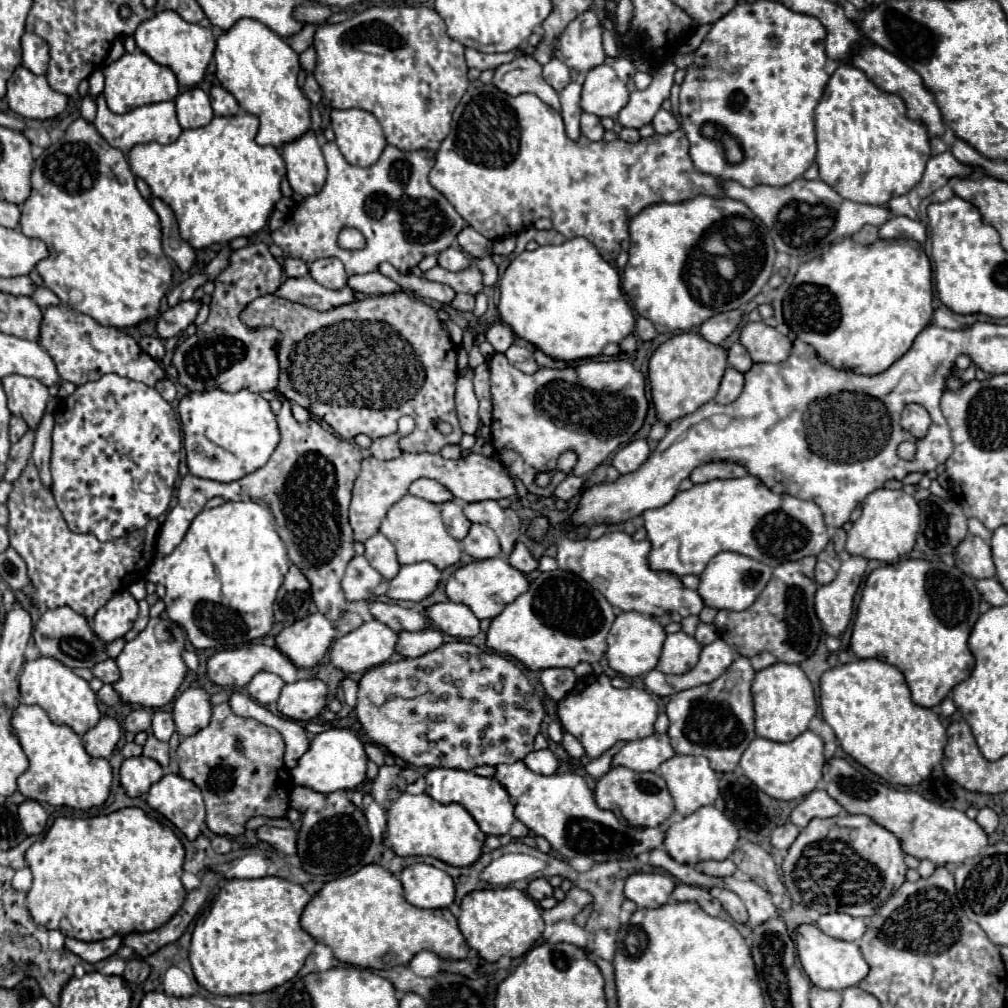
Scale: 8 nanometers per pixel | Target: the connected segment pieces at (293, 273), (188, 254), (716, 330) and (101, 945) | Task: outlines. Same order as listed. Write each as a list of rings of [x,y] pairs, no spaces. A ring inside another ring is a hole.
[[[287,257],[283,269],[285,269],[287,277],[305,277],[305,275],[309,275],[307,263],[301,261],[301,259],[295,259],[295,257]]]
[[[151,197],[151,207],[161,219],[161,231],[163,231],[163,251],[169,259],[173,259],[181,271],[189,271],[191,265],[195,263],[195,249],[187,247],[183,239],[179,237],[179,227],[173,209],[163,203],[159,197]]]
[[[733,309],[733,311],[725,311],[725,313],[717,313],[713,315],[711,319],[707,319],[703,325],[701,325],[701,335],[719,345],[723,343],[741,323],[741,317],[743,317],[743,311],[741,309]]]
[[[115,935],[115,937],[103,939],[103,941],[95,941],[95,943],[77,941],[77,939],[65,941],[65,947],[87,963],[97,963],[97,961],[103,961],[103,959],[115,955],[121,949],[121,945],[123,945],[123,935]]]

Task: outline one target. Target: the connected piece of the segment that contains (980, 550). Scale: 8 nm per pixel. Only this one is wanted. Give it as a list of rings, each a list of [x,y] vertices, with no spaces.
[[[967,535],[967,539],[959,545],[957,551],[957,567],[973,579],[995,577],[991,545],[975,535]]]

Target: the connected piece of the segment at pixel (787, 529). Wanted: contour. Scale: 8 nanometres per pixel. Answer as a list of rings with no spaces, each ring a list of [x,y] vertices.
[[[753,475],[693,485],[689,491],[679,491],[665,507],[645,511],[643,519],[653,545],[649,567],[671,571],[679,577],[687,573],[701,575],[707,563],[721,551],[743,553],[769,567],[777,567],[807,555],[819,555],[829,543],[827,525],[813,501],[775,495]]]

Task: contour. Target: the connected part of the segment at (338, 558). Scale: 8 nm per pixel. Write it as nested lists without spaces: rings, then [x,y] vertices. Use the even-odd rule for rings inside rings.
[[[289,399],[283,401],[281,411],[277,413],[277,423],[281,441],[265,467],[231,483],[209,481],[195,475],[185,475],[181,479],[177,489],[179,501],[159,529],[155,555],[167,557],[183,541],[191,521],[205,509],[209,499],[223,497],[229,501],[263,501],[277,519],[279,535],[287,545],[291,563],[307,575],[317,609],[331,621],[337,621],[345,613],[347,605],[341,579],[353,557],[353,531],[349,527],[347,507],[363,455],[359,447],[333,435],[329,429],[321,427],[319,421],[309,419],[299,423],[291,413]]]

